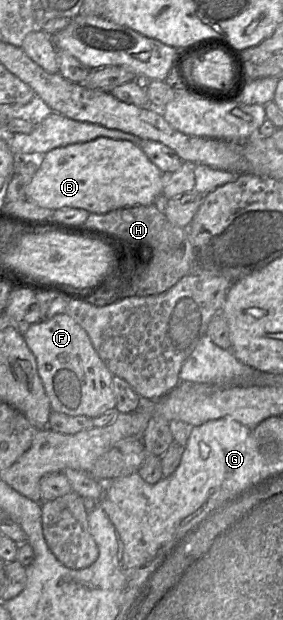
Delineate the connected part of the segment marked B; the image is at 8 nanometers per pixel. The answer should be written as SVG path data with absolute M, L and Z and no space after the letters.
M99 137L94 140L57 147L39 157L39 166L25 190L25 200L51 210L79 208L93 214L162 201L163 173L142 149L126 140Z

